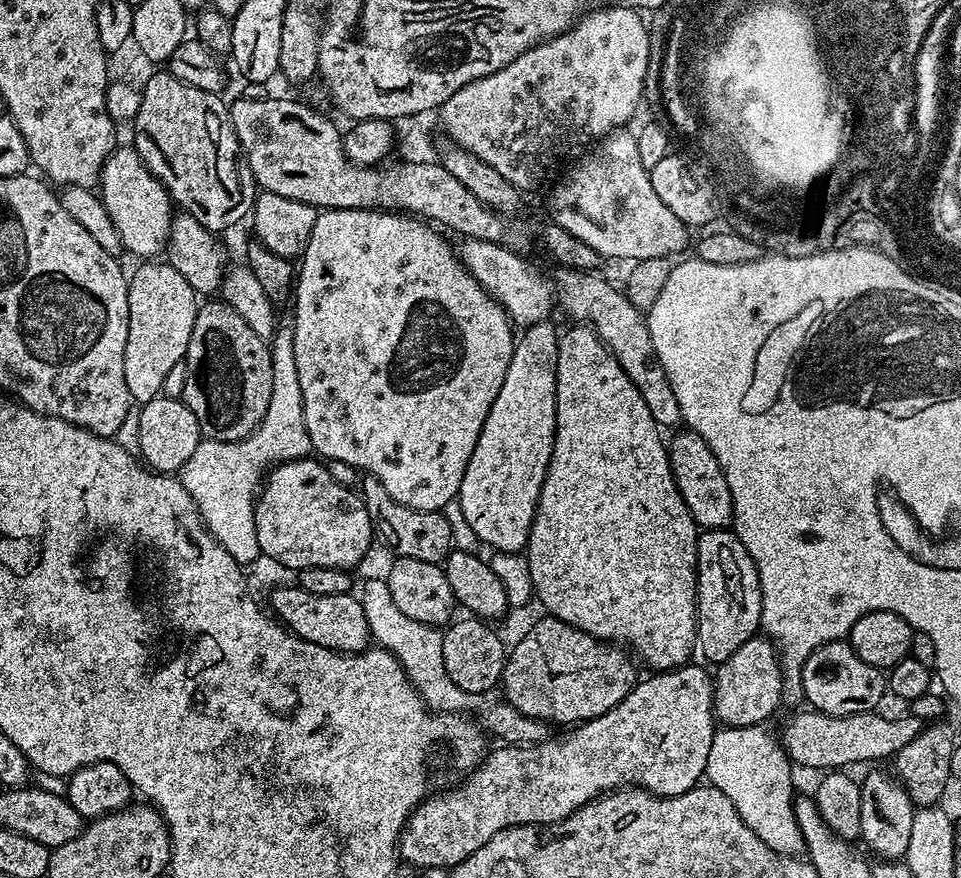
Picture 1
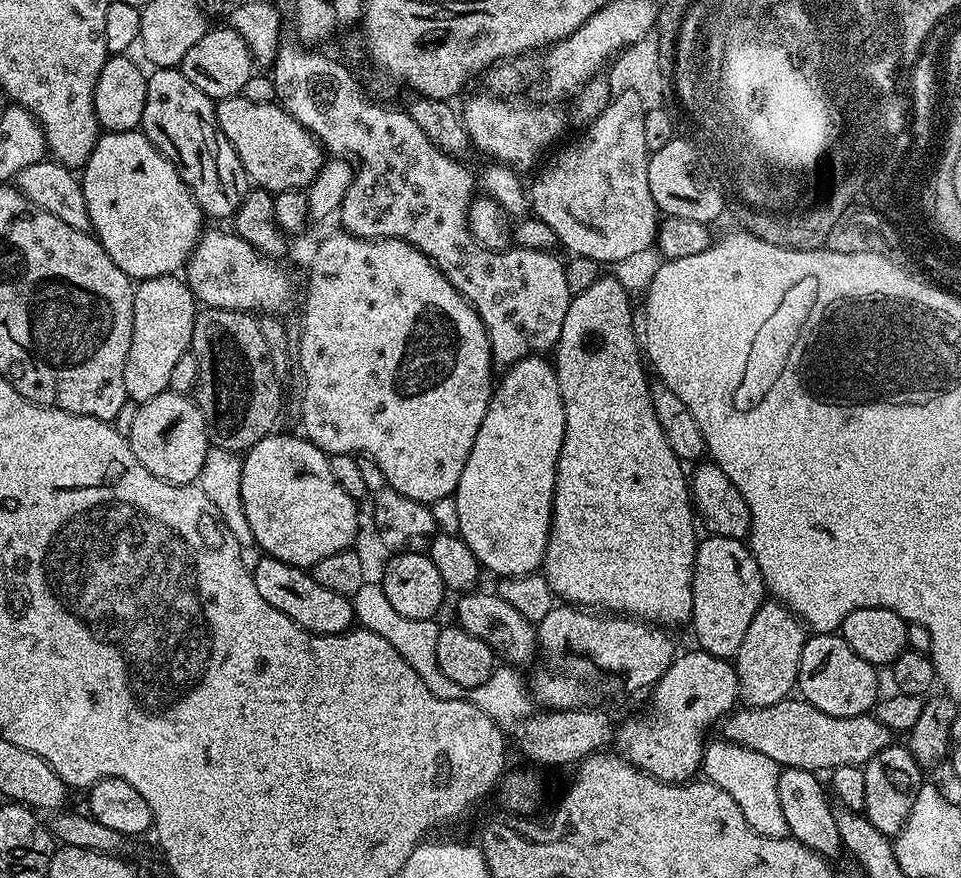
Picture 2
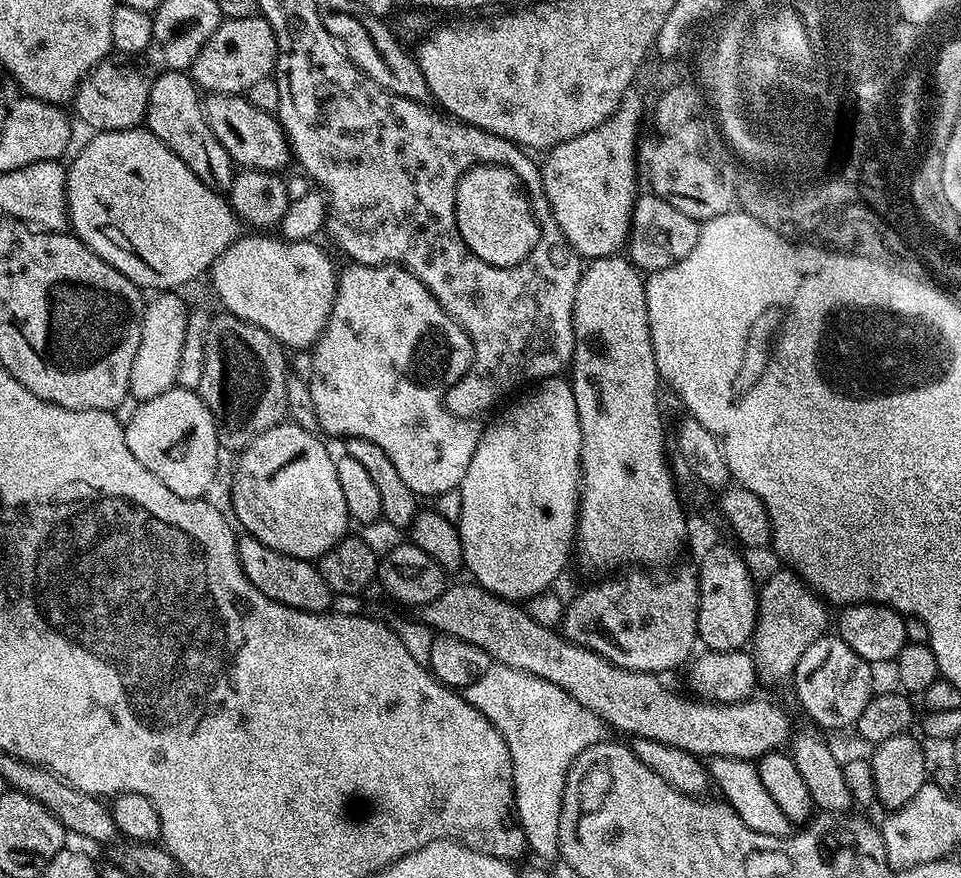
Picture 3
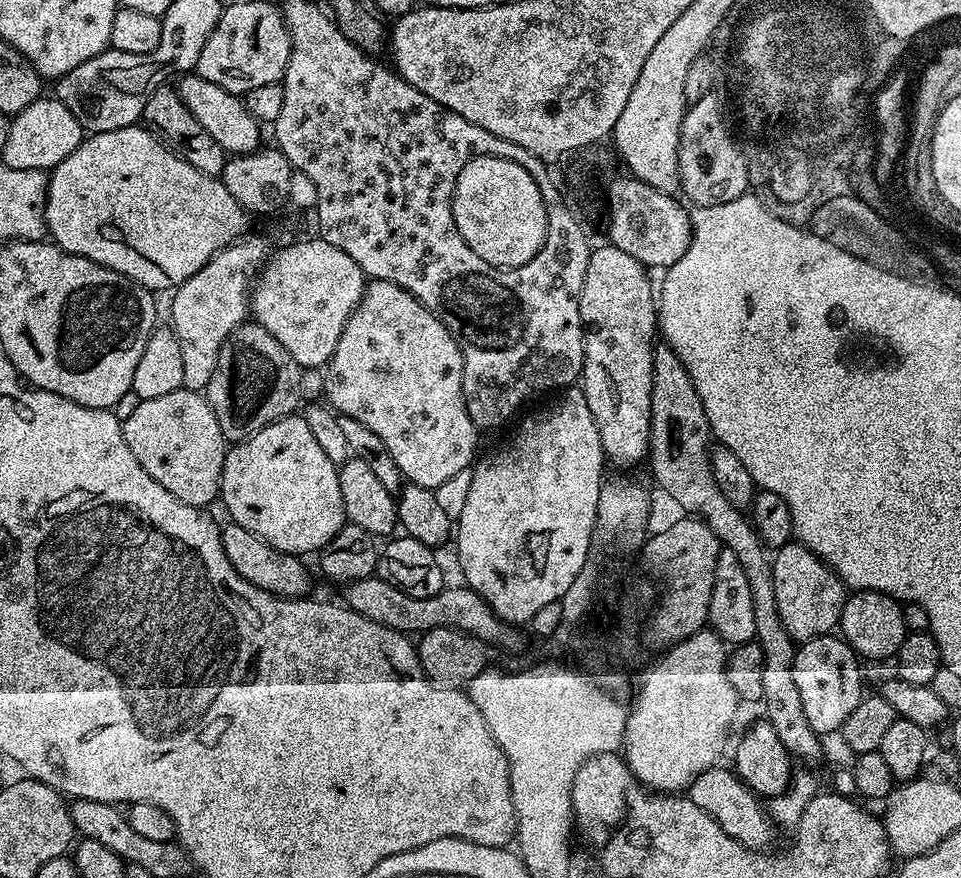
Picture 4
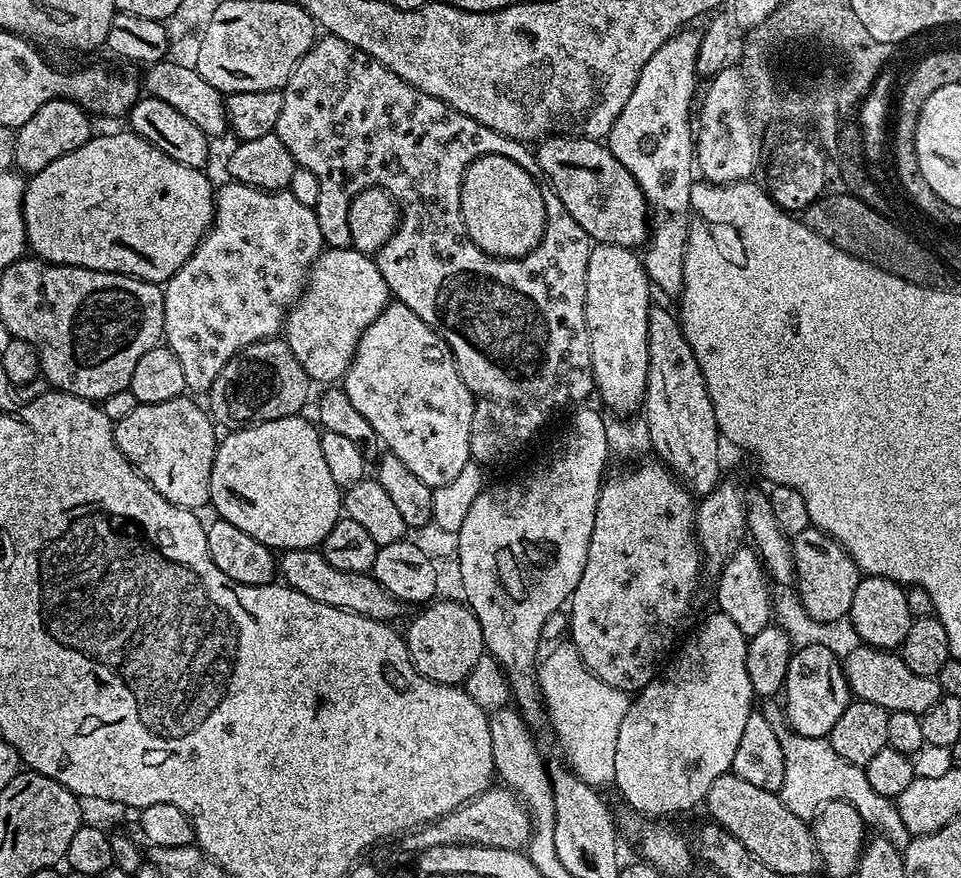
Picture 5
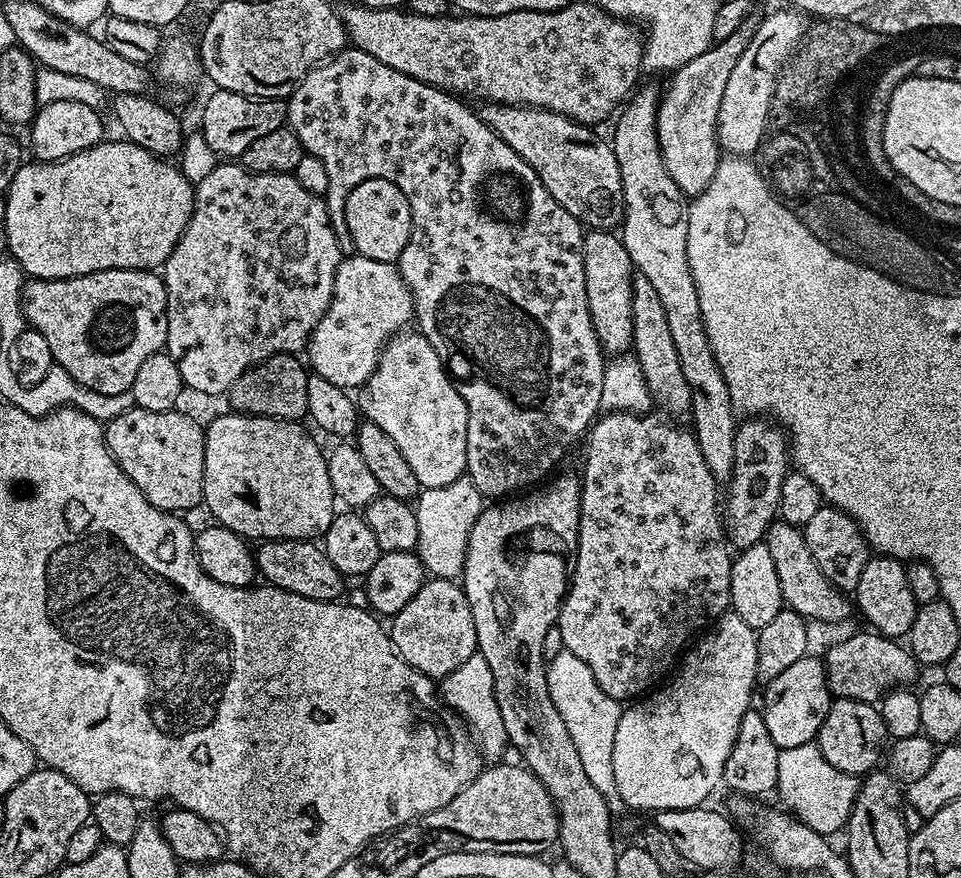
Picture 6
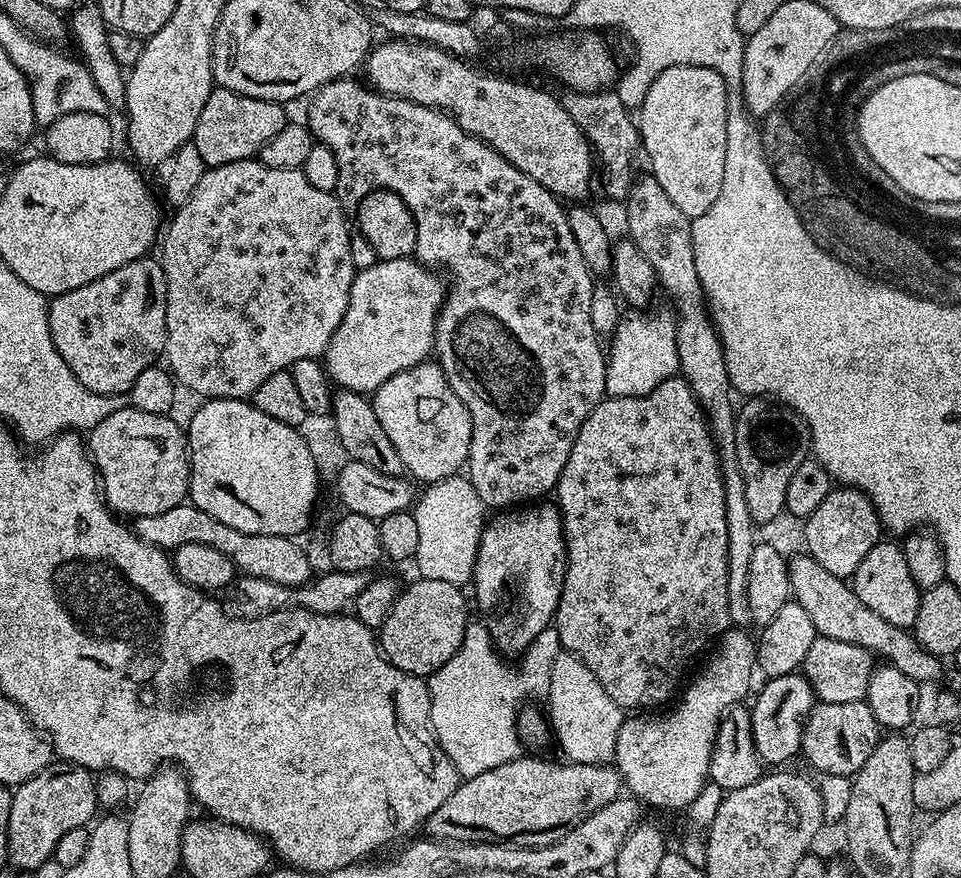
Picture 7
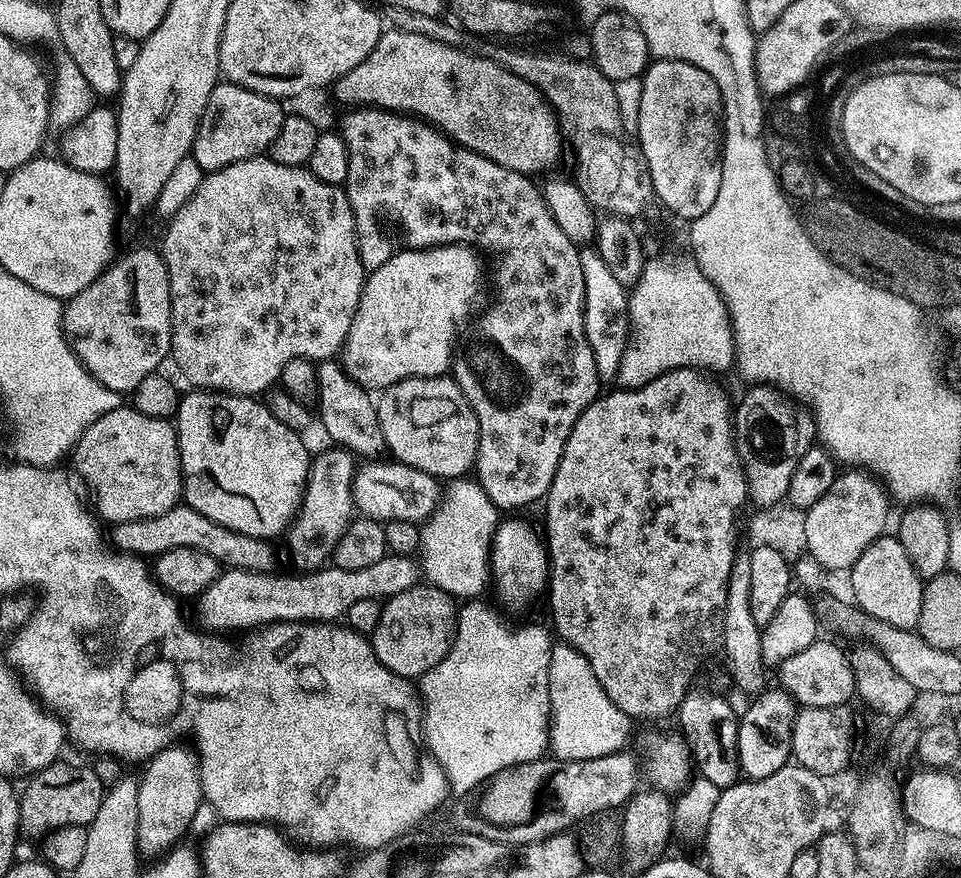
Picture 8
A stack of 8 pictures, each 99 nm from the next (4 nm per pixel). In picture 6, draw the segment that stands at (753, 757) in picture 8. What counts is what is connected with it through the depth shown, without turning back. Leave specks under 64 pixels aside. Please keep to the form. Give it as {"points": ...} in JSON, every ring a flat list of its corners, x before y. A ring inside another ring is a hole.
{"points":[[815,654,798,658,778,678,767,681,762,711,766,730,774,738,774,746,793,748,813,743,820,735,820,727,833,702,833,694,828,688,828,669,825,661]]}

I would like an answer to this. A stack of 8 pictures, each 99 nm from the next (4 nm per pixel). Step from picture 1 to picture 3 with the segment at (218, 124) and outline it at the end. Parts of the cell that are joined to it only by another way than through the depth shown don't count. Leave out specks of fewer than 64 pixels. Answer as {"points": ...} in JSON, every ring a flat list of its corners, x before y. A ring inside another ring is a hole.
{"points":[[161,71,152,81,148,99,146,127,166,145,210,190,224,194,232,185,234,165,226,146,214,138,214,130,204,117,204,106,198,85,187,71]]}

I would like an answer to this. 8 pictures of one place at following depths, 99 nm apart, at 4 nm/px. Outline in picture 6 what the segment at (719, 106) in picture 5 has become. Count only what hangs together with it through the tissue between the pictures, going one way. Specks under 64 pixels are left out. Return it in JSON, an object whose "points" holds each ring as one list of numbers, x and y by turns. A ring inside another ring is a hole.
{"points":[[755,33,754,38,750,38,750,46,746,46,746,50,742,50,742,58,738,58,738,63,730,73,730,79,726,81,722,106,718,110,716,137,721,149,728,156,751,157,764,143,768,127,765,105,768,105,768,96,771,95,776,69,780,67,785,56,772,60,772,40,768,46,768,36,766,36,766,40,758,40,758,38,760,36]]}

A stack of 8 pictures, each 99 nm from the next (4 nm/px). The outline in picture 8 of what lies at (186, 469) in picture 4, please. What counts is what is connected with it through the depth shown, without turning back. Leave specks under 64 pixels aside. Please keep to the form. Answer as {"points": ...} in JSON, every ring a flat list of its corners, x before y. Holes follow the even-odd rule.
{"points":[[131,406,110,410,84,431,70,453,71,460,77,474,88,483,88,488,92,491,92,500,96,503,95,515,101,521,108,520,109,525,154,518,158,514,166,514,166,510,181,503,180,447,175,427,168,420,150,418]]}

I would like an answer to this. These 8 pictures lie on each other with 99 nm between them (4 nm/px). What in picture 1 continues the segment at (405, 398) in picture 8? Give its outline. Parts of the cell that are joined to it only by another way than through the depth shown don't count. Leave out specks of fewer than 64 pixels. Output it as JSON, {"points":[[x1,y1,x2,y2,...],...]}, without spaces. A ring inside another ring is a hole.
{"points":[[330,208,317,215,294,280,294,362,298,366,306,430,313,449,321,452,319,455,325,461,346,462,361,473,378,478,378,482,386,486,386,494,402,506,427,512,441,511,459,497,462,478,470,454,474,454,474,446,478,446,478,434,482,434,486,414,490,414,490,406,494,406,494,398,498,398,498,390,502,390,514,343,514,325,504,307,468,273,457,249,448,245,447,238,443,231,411,214,370,208]]}

